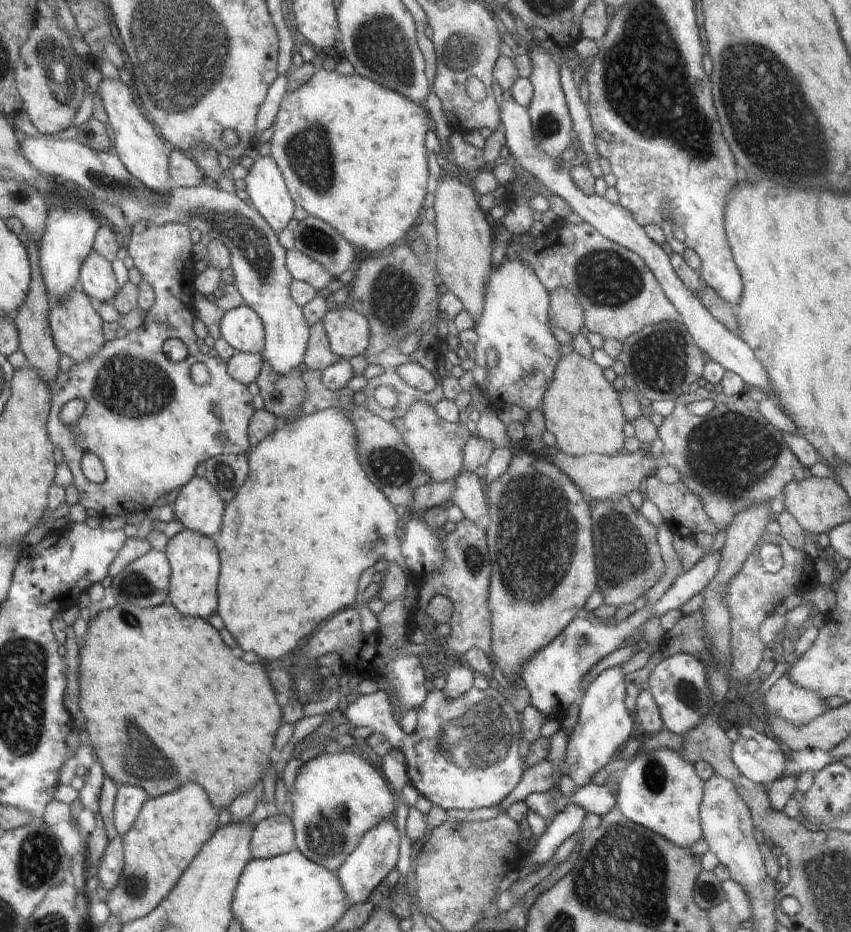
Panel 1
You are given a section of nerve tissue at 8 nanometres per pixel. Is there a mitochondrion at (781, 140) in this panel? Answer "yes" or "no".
yes

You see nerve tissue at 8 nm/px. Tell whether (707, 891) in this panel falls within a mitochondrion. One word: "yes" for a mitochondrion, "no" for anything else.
yes

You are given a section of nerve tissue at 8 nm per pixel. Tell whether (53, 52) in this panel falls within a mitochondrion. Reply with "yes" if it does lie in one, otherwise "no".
yes

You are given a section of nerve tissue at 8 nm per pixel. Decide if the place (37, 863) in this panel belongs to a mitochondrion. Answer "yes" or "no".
yes

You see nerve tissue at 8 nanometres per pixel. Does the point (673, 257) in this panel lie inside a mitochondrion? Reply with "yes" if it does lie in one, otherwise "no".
no

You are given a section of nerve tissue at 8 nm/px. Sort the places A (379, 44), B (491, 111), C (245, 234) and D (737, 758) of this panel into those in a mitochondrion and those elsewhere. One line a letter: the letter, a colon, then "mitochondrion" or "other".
A: mitochondrion
B: other
C: mitochondrion
D: other

